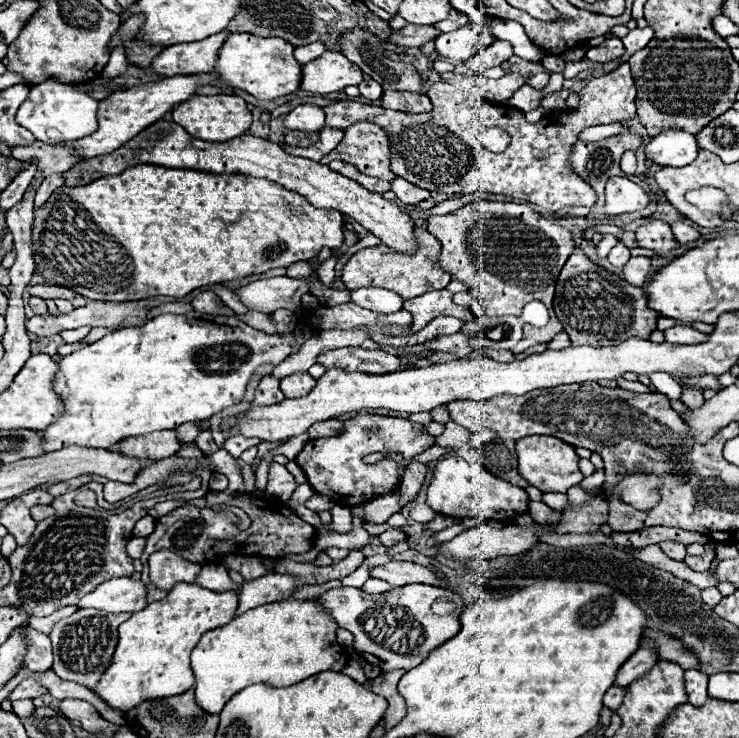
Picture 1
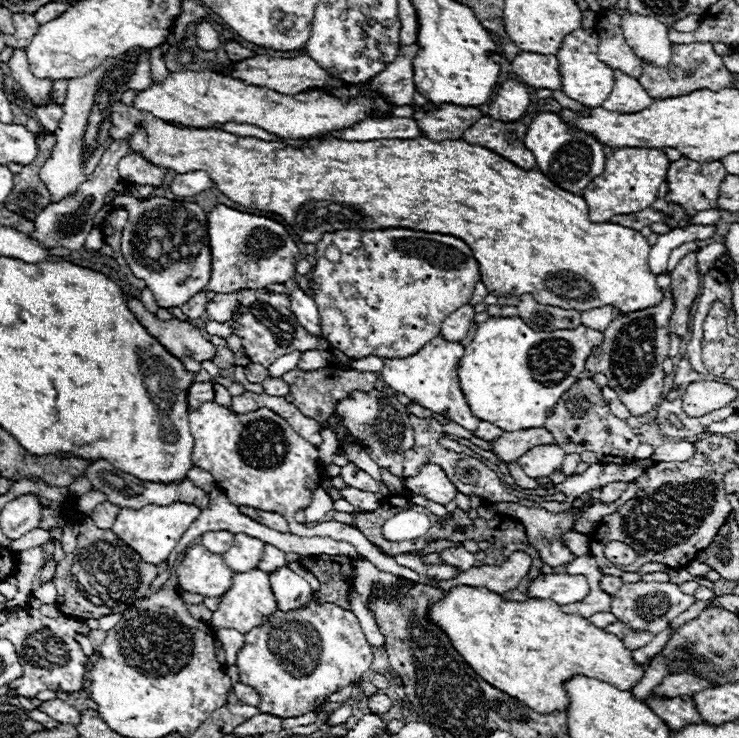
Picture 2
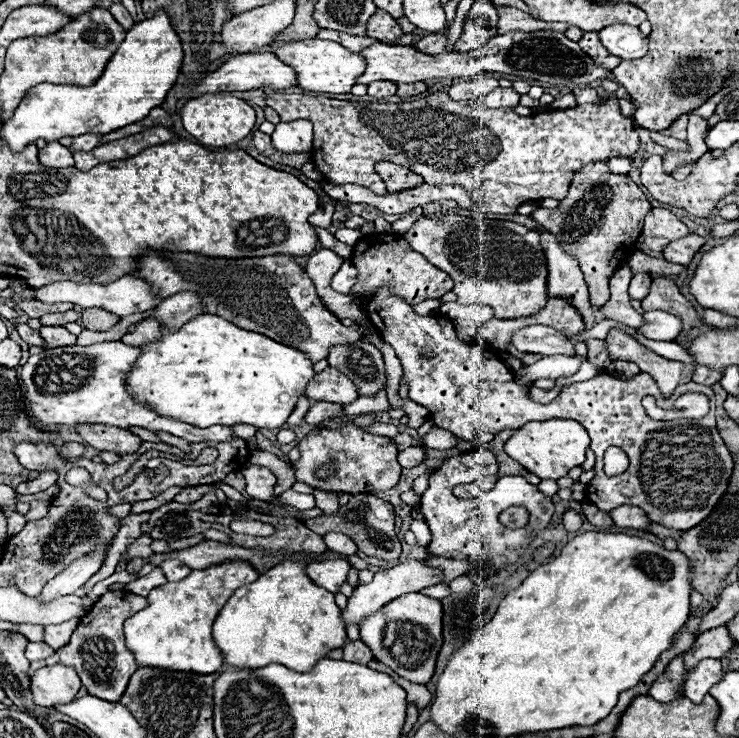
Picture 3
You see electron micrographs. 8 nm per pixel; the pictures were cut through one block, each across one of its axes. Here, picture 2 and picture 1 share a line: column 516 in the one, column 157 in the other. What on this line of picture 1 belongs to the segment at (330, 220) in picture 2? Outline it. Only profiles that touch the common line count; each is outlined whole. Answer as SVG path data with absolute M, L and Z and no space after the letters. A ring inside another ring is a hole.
M138 164L128 170L124 170L120 176L108 176L94 180L86 186L78 188L58 188L52 198L46 202L44 208L34 208L34 224L32 224L32 244L34 244L34 258L40 274L50 284L66 286L84 298L90 300L104 300L104 302L134 302L148 296L174 296L182 298L190 294L196 288L210 286L210 284L222 284L230 280L238 280L250 274L260 274L272 268L286 268L296 262L306 262L322 252L322 248L340 250L342 246L342 226L344 216L336 210L322 210L314 208L304 196L282 188L276 182L270 182L266 178L254 178L248 174L210 174L210 172L198 172L198 170L178 170L178 168L162 168L152 164Z

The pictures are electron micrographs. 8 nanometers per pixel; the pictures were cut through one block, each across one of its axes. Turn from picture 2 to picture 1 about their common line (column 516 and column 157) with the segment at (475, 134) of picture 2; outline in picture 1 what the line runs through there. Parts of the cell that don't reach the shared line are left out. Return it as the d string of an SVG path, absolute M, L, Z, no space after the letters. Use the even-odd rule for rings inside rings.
M156 122L150 128L144 128L130 142L126 142L126 146L110 154L74 164L68 172L62 174L62 180L64 180L64 186L84 186L98 178L122 174L126 168L134 164L190 168L190 170L202 170L212 174L252 174L258 178L268 178L276 184L282 184L284 188L290 188L306 196L316 208L332 208L342 214L348 214L350 218L360 222L370 234L378 236L382 244L386 244L394 252L410 256L414 250L418 250L418 242L414 238L416 226L412 216L404 208L396 206L392 200L382 198L380 194L368 192L358 182L332 172L328 166L322 166L320 162L300 158L300 156L290 156L278 144L272 144L264 138L254 138L254 136L238 136L234 140L216 144L216 142L202 142L186 134L184 128L174 122Z

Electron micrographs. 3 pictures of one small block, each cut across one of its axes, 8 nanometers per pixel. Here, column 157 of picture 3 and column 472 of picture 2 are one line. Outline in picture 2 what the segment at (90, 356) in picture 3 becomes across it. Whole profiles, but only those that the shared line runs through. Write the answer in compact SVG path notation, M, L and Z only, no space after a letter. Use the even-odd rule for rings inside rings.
M438 336L430 340L416 354L406 358L386 358L380 378L394 390L408 396L414 404L420 404L432 412L442 414L446 420L464 426L466 430L474 430L478 418L472 414L458 382L458 362L464 356L464 346L458 342L446 342Z

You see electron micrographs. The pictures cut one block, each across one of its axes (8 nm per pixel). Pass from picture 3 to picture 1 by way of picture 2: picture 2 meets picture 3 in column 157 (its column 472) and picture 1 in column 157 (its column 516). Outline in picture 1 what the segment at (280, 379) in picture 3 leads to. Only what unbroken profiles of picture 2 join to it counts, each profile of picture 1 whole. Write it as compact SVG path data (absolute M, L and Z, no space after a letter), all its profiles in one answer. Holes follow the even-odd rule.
M188 312L188 314L160 314L156 318L152 318L148 324L140 326L140 328L122 328L122 330L116 330L112 334L106 334L104 338L96 340L94 344L88 344L84 346L82 350L76 350L68 356L62 356L58 360L58 372L54 376L54 392L60 396L60 400L64 402L64 412L62 416L58 416L46 430L42 430L42 446L44 446L44 452L54 452L54 450L60 450L60 448L68 448L72 444L76 446L86 446L86 448L110 448L112 444L120 442L122 438L128 438L128 436L140 436L140 434L150 434L154 430L174 430L178 428L180 424L184 422L198 422L198 420L208 420L212 414L220 412L222 408L228 408L228 406L234 406L242 400L244 392L246 392L246 384L252 376L252 372L260 366L260 364L280 364L284 358L288 358L292 354L292 346L294 346L294 334L286 334L286 336L280 336L280 334L274 334L274 336L268 336L260 330L254 330L250 328L248 324L236 320L236 318L226 318L226 316L210 316L210 314L204 314L204 312Z

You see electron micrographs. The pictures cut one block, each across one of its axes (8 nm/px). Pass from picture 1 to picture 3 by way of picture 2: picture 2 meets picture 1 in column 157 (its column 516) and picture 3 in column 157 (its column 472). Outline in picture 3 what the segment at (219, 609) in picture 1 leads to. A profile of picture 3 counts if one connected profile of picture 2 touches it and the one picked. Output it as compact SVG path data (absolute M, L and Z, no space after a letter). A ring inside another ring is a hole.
M226 562L218 566L210 566L206 570L192 570L190 576L186 576L180 582L168 582L164 586L154 588L148 594L148 604L142 612L136 612L124 622L124 636L126 636L126 646L134 654L136 664L150 666L150 668L162 668L162 670L172 670L172 672L198 672L198 674L214 674L222 668L222 654L216 648L212 640L212 622L226 604L228 596L236 592L236 588L246 586L254 582L260 574L246 562Z

